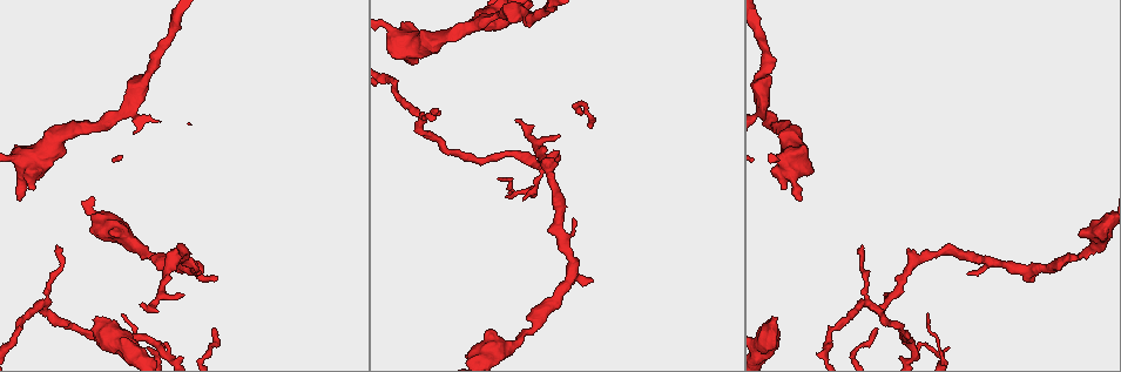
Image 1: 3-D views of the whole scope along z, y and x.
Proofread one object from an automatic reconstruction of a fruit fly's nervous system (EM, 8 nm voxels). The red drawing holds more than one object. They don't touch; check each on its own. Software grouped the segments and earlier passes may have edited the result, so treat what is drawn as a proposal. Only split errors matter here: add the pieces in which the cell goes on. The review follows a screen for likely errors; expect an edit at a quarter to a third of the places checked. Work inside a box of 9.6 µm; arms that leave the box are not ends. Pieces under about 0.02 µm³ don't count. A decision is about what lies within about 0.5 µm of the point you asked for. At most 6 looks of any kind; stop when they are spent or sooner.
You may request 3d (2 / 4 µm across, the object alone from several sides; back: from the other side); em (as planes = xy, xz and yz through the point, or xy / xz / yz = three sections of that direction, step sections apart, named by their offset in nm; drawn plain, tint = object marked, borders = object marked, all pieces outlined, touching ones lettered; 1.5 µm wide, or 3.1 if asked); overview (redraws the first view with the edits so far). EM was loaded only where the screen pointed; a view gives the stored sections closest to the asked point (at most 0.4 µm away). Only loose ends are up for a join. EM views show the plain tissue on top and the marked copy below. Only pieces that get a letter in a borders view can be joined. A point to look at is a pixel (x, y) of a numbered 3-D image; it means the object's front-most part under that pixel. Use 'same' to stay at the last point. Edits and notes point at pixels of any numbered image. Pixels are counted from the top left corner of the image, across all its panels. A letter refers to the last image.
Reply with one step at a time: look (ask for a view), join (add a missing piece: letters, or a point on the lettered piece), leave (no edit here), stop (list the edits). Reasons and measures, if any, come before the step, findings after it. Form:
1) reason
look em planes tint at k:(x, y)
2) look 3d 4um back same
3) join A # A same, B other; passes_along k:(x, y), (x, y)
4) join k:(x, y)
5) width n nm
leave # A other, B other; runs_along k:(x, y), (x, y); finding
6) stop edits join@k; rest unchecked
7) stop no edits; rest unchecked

look em planes tint at 1:(96, 317)

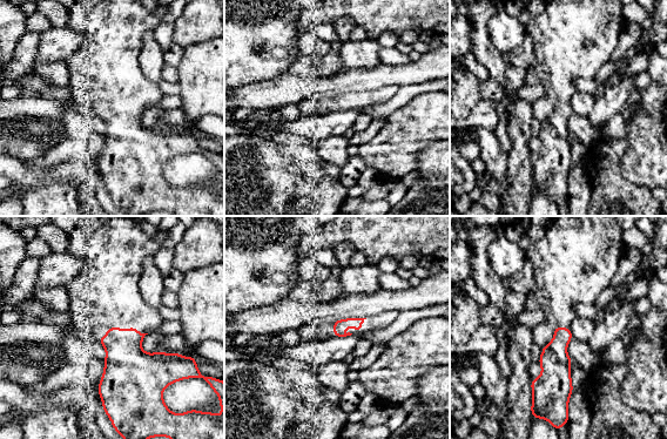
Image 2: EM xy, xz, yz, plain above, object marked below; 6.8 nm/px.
look em planes borders same

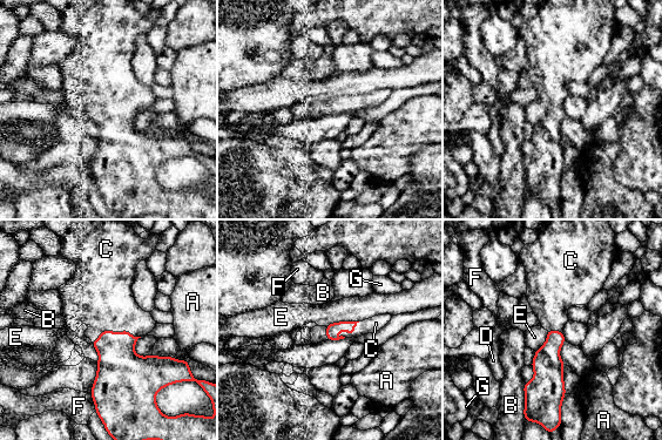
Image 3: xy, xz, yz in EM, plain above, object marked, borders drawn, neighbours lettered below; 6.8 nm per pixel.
join 3:(102, 298) # A other, B other, C same, D other, E other, F other, G other; passes_along 3:(119, 367), (114, 332), (102, 298); the cell continues

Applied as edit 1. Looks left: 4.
look 3d 2um at 1:(124, 314)

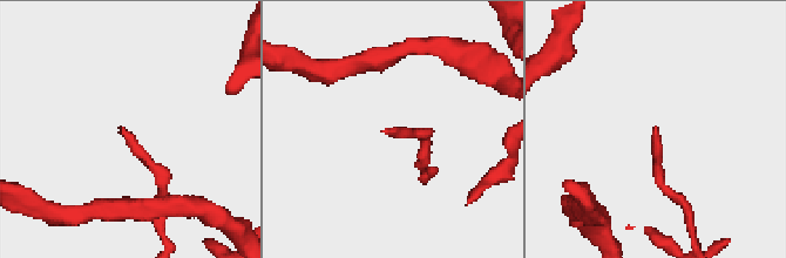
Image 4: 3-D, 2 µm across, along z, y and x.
need the tissue
look em xz step 4 borders at 4:(653, 130)

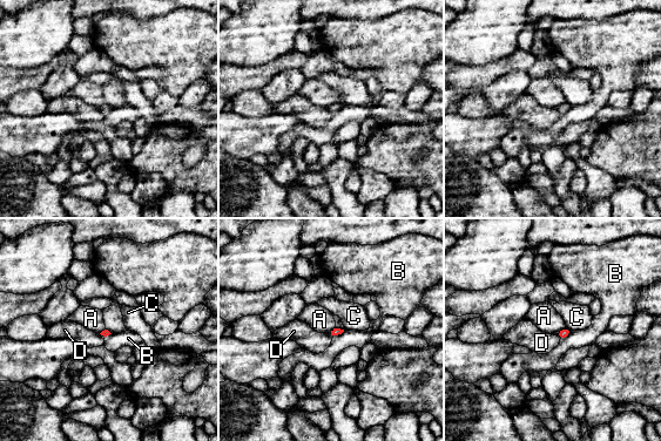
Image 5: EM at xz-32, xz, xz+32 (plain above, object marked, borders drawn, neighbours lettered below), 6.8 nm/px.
look em planes borders same

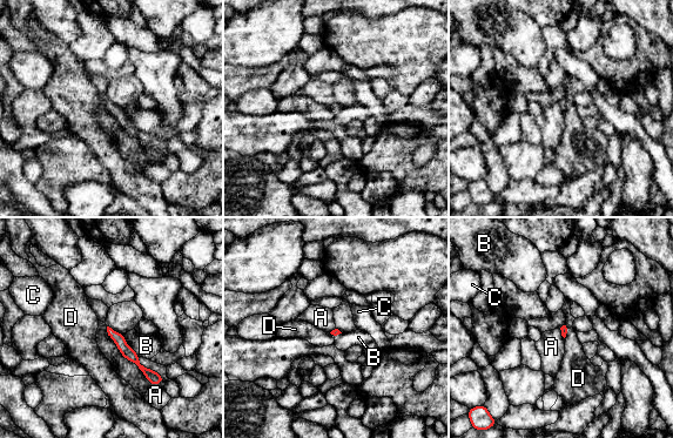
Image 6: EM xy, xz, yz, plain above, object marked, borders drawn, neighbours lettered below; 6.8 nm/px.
leave # A other, B other, C other, D other; runs_along 6:(110, 332), (147, 372), (159, 379); none of them fits

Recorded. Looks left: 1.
stop edits join@3; rest unchecked

